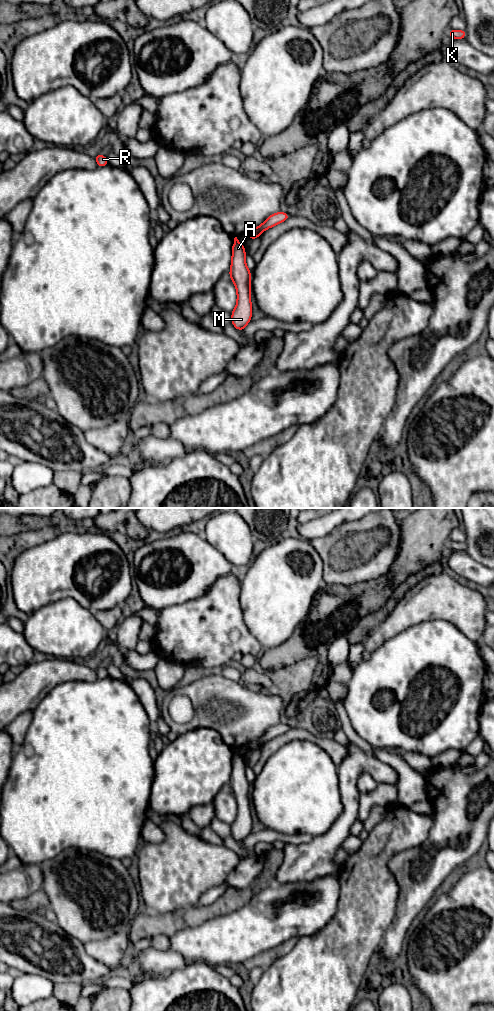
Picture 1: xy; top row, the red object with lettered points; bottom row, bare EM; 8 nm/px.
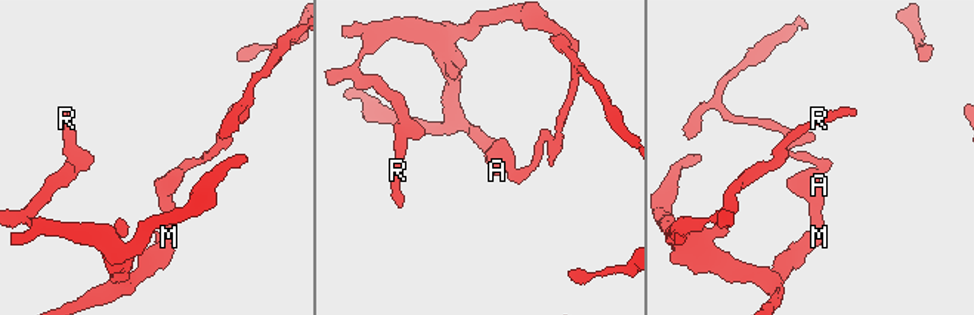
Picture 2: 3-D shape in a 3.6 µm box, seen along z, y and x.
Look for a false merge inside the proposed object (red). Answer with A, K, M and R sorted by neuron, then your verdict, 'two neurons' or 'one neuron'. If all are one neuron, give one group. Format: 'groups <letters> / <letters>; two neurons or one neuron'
groups A M R / K; two neurons

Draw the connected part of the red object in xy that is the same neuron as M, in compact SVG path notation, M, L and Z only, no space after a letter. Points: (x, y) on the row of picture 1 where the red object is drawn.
M237 237L232 247L232 260L229 276L237 290L237 305L231 313L232 325L239 331L245 329L251 321L252 305L250 298L251 272L245 262L246 252Z

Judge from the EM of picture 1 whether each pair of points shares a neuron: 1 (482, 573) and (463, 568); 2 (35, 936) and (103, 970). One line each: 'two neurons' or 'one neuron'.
1: one neuron
2: one neuron

